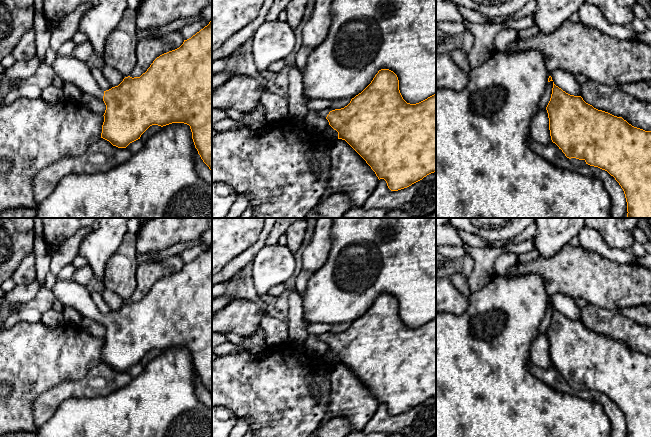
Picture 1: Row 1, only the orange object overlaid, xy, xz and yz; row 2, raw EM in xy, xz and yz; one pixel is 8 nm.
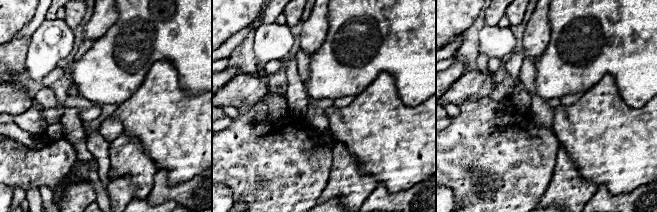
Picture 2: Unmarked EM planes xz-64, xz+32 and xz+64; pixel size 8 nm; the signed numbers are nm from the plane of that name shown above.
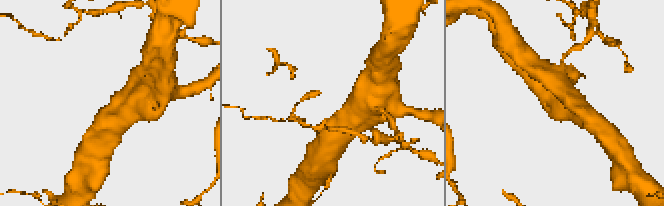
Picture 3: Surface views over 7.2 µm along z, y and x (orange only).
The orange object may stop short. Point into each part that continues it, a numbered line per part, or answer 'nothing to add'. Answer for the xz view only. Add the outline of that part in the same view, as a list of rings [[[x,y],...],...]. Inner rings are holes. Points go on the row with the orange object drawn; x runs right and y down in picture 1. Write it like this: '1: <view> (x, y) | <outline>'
1: xz (324, 112) | [[[327,107],[327,108],[325,108],[325,109],[319,110],[319,111],[318,111],[318,114],[319,114],[321,117],[326,118],[327,115],[329,114],[329,112],[332,111],[332,110],[333,110],[332,108]]]

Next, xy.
1: xy (71, 70) | [[[57,54],[52,67],[63,82],[74,84],[83,93],[94,95],[103,100],[104,91],[96,83],[86,62],[73,56]]]

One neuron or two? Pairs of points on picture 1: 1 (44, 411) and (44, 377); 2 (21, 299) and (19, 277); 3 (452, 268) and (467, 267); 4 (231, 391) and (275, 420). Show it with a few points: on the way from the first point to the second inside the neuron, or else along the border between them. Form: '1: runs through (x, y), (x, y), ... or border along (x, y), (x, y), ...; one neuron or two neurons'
1: border along (65, 381), (42, 392), (35, 399), (32, 412); two neurons
2: border along (35, 279), (29, 283), (16, 285); two neurons
3: runs through (456, 267), (463, 267); one neuron
4: runs through (242, 391), (246, 391), (264, 409); one neuron

